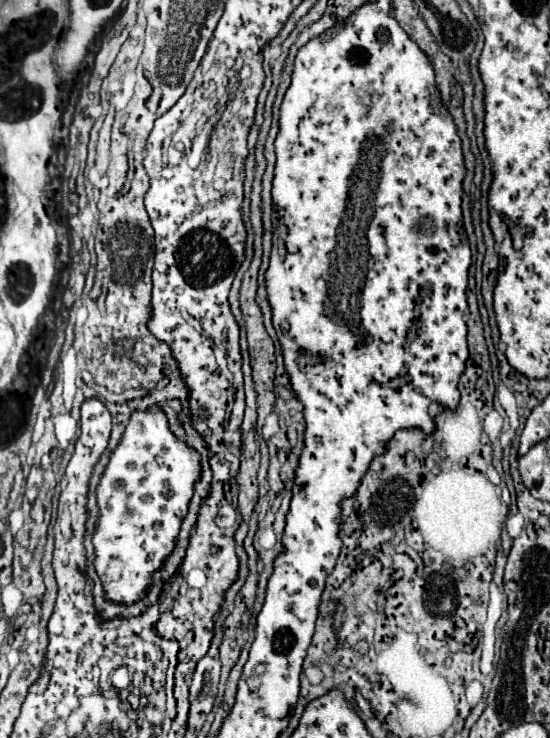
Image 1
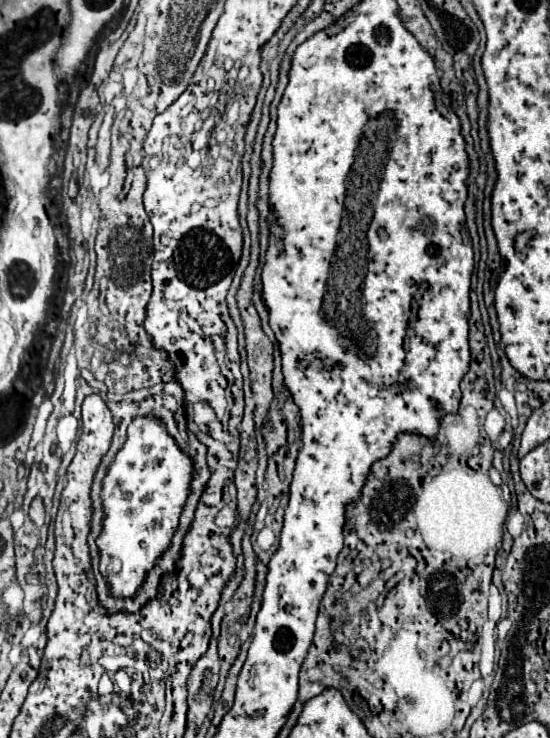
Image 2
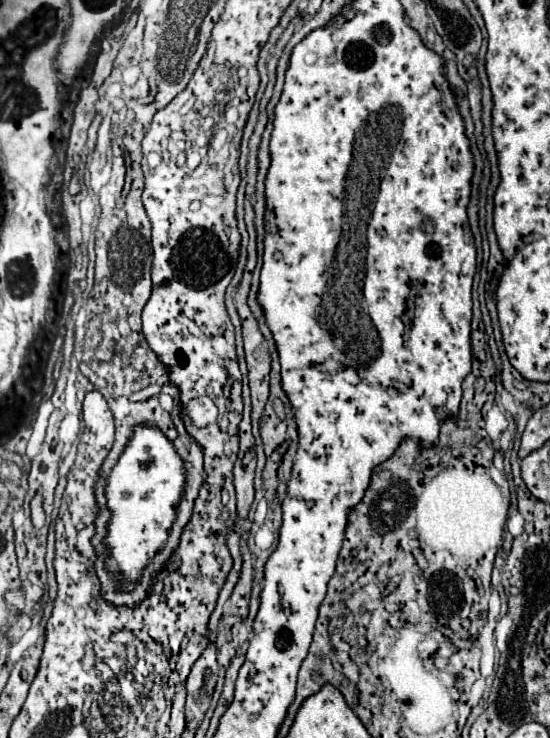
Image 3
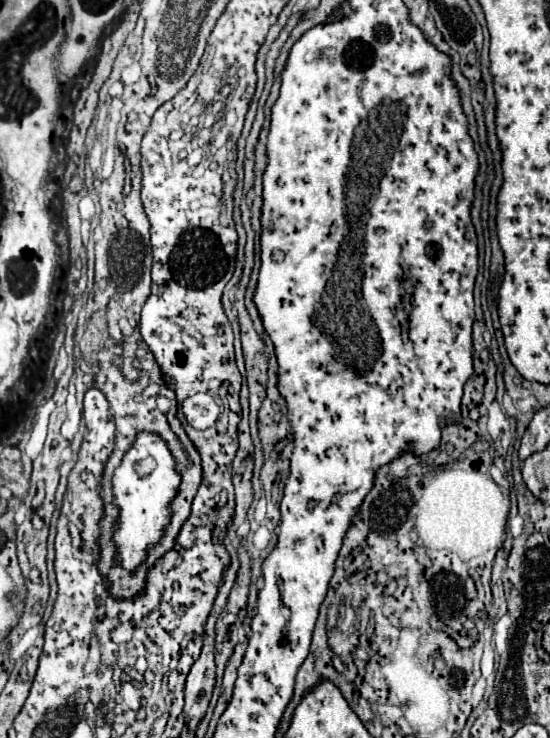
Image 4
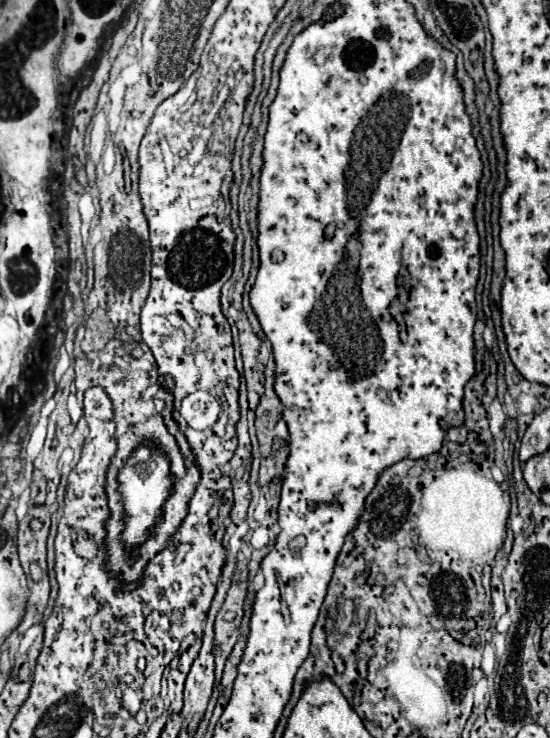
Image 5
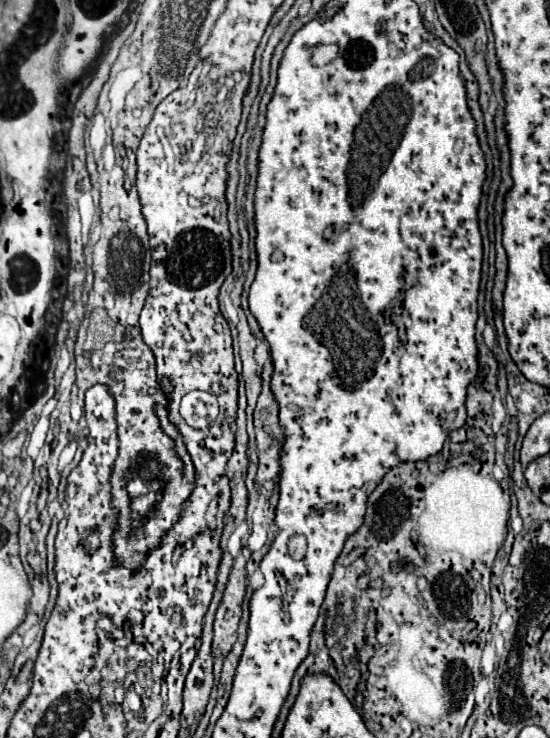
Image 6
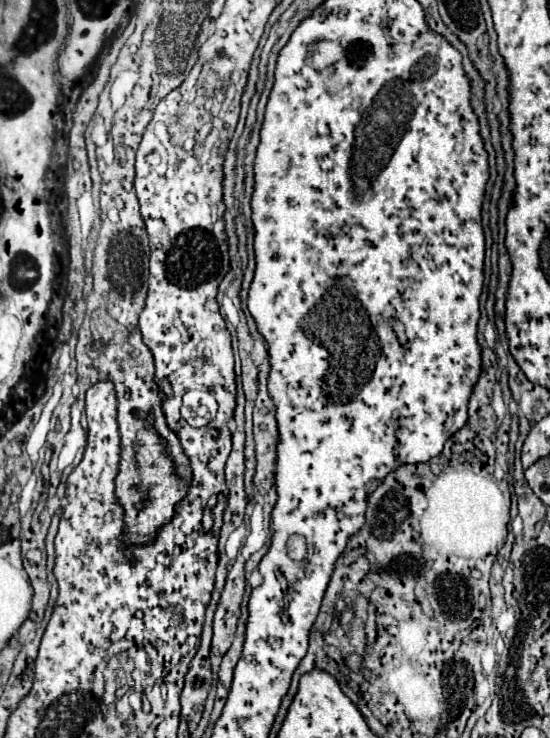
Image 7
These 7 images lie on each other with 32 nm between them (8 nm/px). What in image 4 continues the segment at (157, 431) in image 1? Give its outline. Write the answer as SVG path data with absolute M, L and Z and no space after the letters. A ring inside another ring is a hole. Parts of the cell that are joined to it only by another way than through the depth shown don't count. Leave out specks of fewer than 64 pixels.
M138 434L134 446L124 454L122 464L114 472L114 504L120 508L114 540L118 544L120 564L134 570L146 556L146 548L158 544L162 528L168 524L168 504L178 492L180 474L174 470L174 458L166 442L152 434Z

